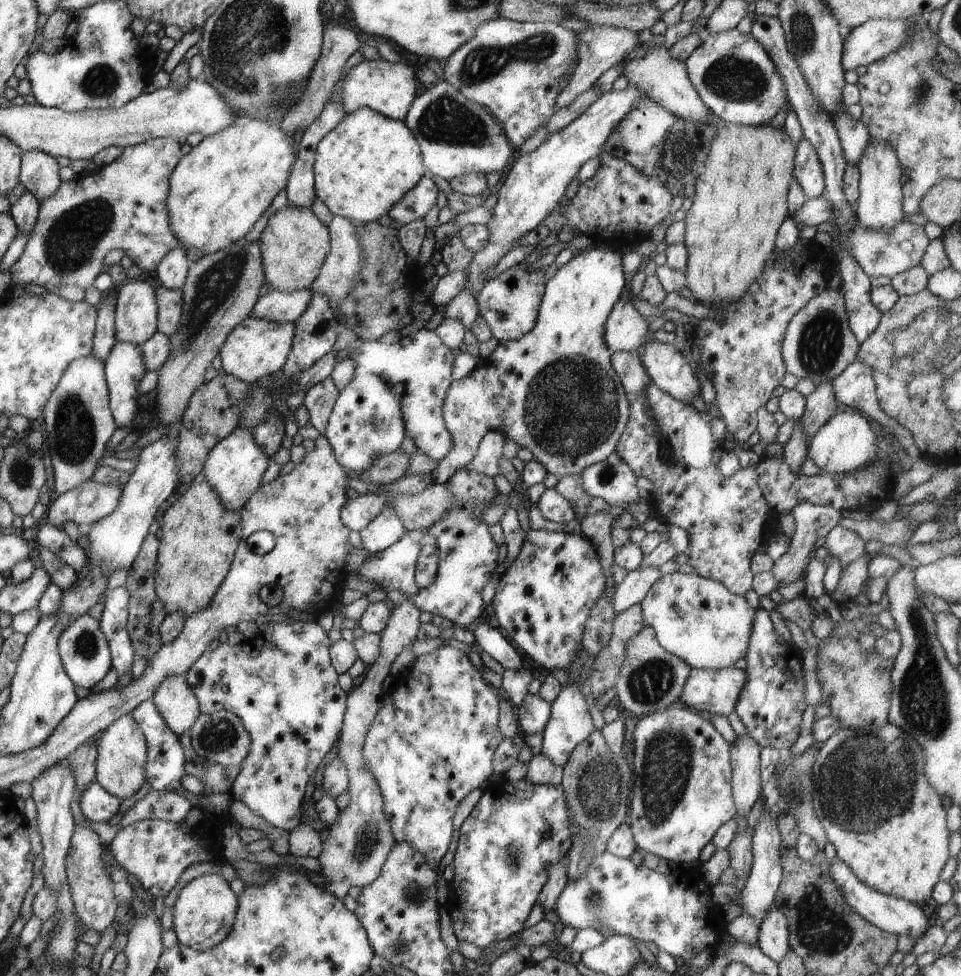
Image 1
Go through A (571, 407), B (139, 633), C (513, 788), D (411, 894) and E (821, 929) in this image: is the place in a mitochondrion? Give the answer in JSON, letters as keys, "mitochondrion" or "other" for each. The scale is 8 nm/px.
{"A":"mitochondrion","B":"other","C":"other","D":"mitochondrion","E":"mitochondrion"}

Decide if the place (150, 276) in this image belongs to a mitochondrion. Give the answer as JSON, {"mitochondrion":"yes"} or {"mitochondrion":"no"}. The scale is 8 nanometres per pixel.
{"mitochondrion":"no"}

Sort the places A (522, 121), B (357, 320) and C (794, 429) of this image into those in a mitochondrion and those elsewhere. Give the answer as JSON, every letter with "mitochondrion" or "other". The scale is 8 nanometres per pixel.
{"A":"other","B":"other","C":"other"}

